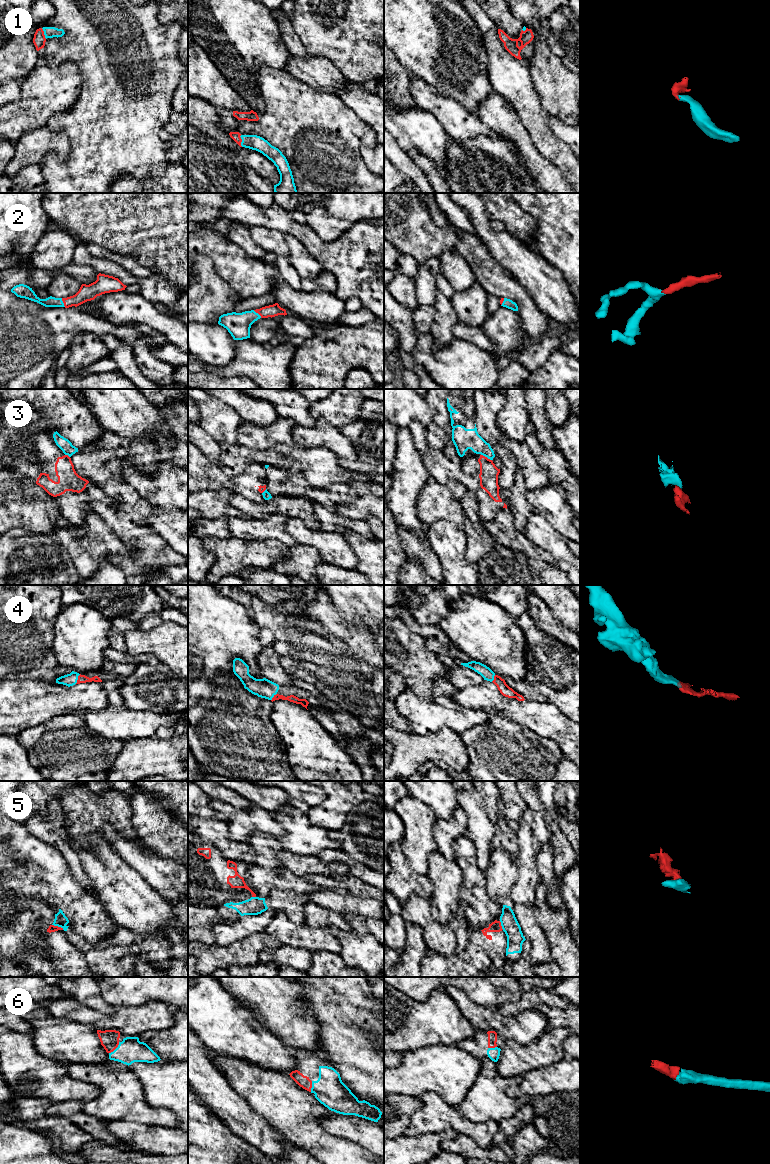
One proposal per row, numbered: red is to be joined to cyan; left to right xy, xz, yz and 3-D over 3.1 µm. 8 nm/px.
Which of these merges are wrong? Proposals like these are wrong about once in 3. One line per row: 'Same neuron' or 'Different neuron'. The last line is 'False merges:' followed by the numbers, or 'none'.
1: Same neuron
2: Same neuron
3: Different neuron
4: Same neuron
5: Different neuron
6: Same neuron
False merges: 3, 5

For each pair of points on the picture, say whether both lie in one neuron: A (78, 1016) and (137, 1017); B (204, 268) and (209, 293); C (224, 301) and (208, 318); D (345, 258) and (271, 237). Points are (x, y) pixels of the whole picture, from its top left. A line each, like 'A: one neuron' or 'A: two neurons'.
A: one neuron
B: one neuron
C: one neuron
D: two neurons

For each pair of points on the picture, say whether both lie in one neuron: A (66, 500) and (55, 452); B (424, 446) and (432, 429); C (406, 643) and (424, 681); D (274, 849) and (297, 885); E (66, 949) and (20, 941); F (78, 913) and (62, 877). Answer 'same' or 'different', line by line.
A: same
B: different
C: same
D: different
E: same
F: same

